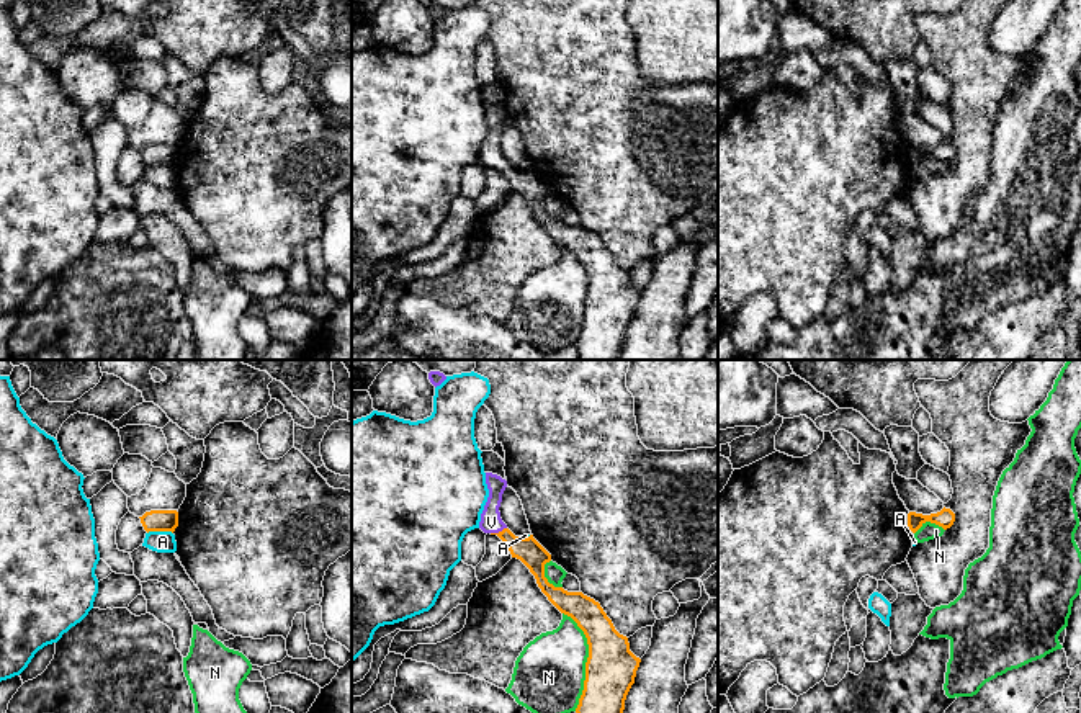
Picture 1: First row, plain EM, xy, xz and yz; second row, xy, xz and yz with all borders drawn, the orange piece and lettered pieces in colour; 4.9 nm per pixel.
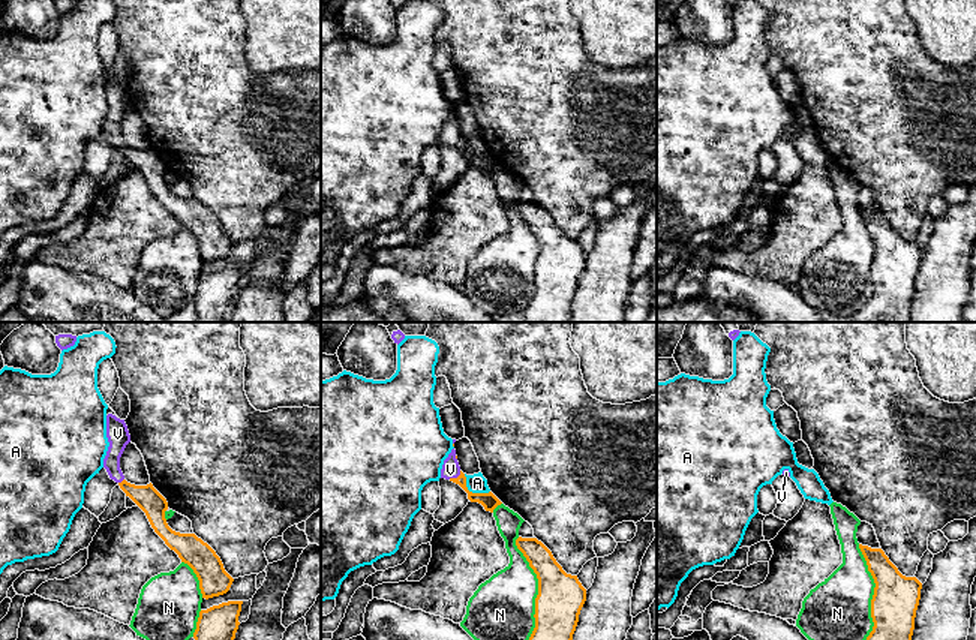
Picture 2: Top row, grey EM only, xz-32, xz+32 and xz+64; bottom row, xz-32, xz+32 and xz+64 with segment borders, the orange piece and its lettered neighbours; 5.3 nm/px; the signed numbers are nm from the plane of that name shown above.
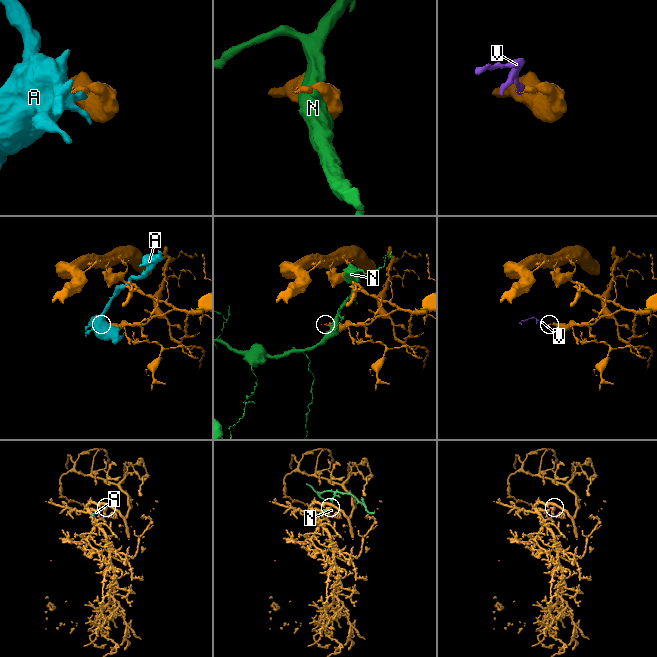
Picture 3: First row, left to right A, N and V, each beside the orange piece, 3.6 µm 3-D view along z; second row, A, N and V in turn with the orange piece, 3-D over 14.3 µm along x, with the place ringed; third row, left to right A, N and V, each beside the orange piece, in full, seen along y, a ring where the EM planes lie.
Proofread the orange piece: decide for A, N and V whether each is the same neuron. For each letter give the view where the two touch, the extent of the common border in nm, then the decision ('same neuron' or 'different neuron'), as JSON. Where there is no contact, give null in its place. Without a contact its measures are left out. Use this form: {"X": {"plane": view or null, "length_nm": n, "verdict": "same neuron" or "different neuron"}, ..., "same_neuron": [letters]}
{"A": {"plane": "xy", "length_nm": 130, "verdict": "different neuron"}, "N": {"plane": "xz", "length_nm": 500, "verdict": "different neuron"}, "V": {"plane": "xz", "length_nm": 90, "verdict": "same neuron"}, "same_neuron": ["V"]}

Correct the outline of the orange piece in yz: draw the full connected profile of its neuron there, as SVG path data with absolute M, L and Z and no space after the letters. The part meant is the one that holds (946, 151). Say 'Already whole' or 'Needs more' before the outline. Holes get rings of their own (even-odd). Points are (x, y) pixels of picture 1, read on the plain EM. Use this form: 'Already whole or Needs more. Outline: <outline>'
Already whole. Outline: M945 141L940 146L931 149L922 149L916 146L908 147L908 160L913 167L916 167L926 155L935 157L947 164L953 159L955 147Z

